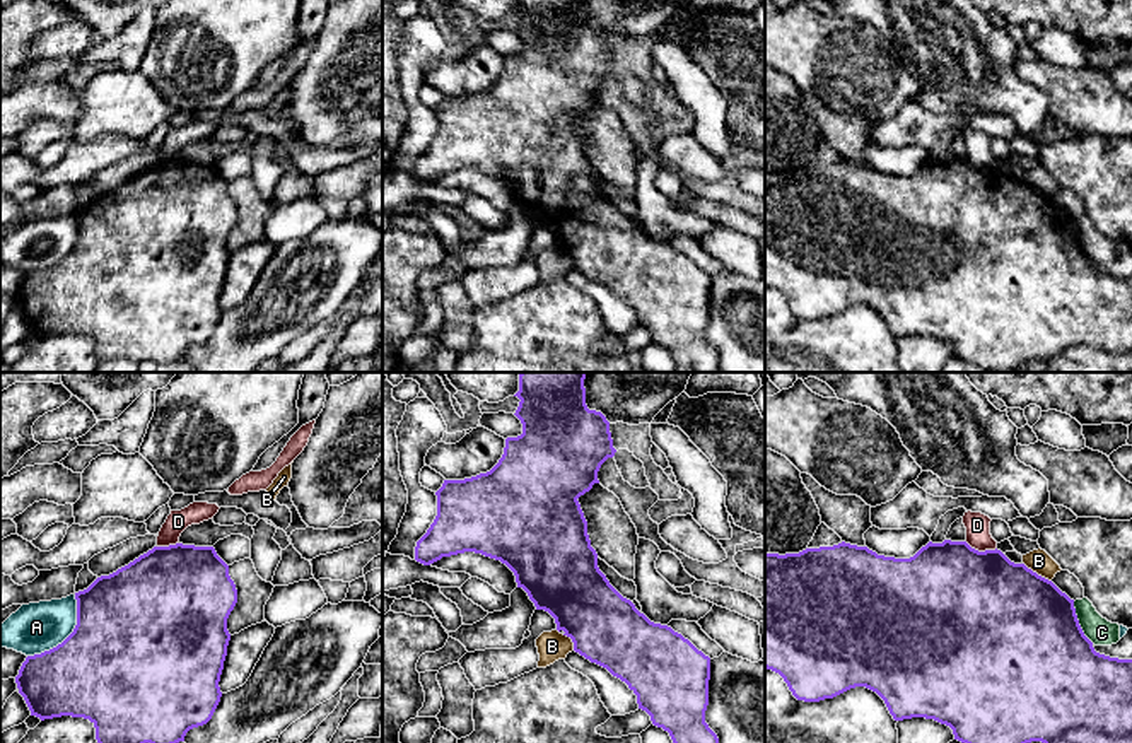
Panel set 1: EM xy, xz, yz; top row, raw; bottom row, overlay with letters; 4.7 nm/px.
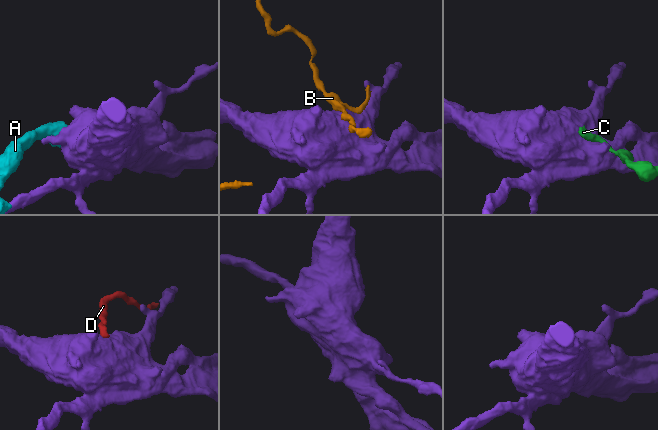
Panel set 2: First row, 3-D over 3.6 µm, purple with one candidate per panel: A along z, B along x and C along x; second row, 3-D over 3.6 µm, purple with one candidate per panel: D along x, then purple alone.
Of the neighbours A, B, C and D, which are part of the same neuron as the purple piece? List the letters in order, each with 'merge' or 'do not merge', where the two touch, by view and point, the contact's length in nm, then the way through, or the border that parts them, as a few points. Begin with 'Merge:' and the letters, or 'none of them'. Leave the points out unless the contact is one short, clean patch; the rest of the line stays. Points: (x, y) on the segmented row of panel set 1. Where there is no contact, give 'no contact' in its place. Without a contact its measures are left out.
Merge: none of them
A: do not merge; contact xy (69, 636); length 380 nm
B: do not merge; contact yz (1035, 573); length 160 nm
C: do not merge; contact yz (1078, 622); length 220 nm
D: do not merge; contact yz (980, 552); length 160 nm; border yz (965, 542), (979, 550), (996, 549)

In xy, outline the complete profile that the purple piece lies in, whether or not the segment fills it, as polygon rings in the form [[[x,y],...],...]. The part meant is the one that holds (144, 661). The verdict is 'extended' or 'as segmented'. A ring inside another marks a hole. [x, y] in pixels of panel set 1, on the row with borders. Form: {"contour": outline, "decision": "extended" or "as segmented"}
{"contour": [[[154,547],[109,576],[75,593],[77,625],[56,647],[27,656],[15,683],[31,716],[89,719],[97,743],[179,743],[190,729],[207,724],[222,697],[219,682],[230,634],[227,618],[237,603],[229,565],[213,547]]], "decision": "as segmented"}

